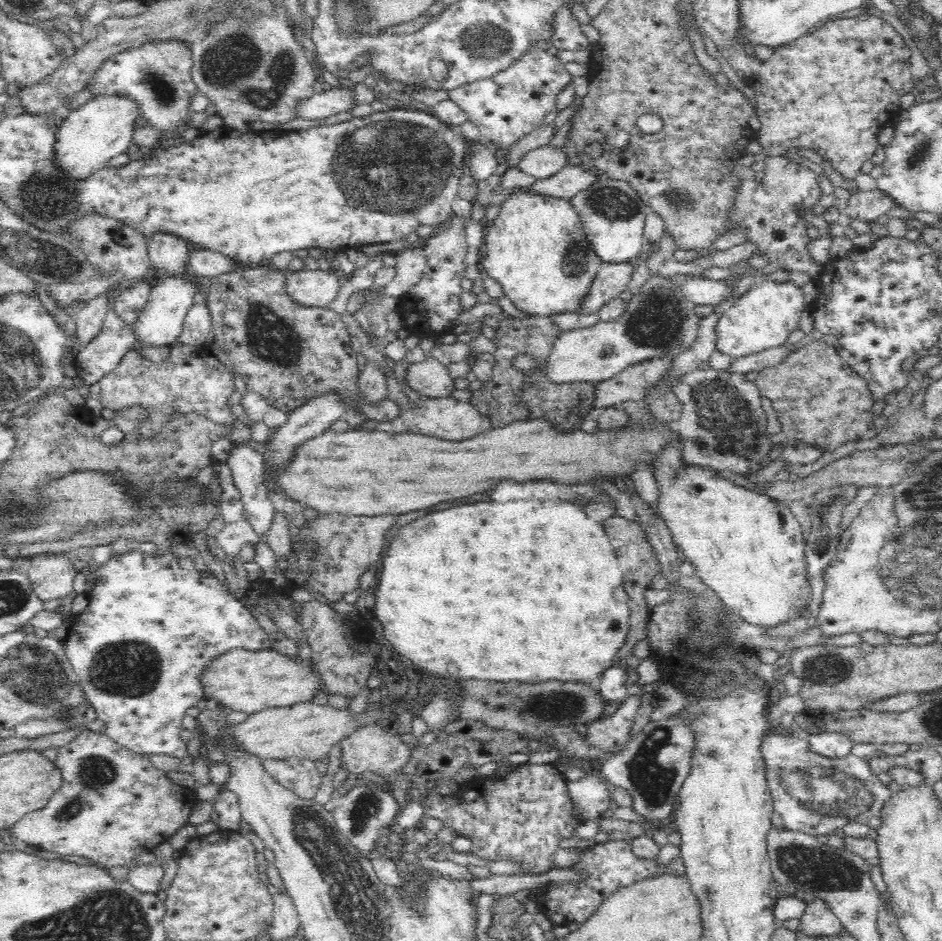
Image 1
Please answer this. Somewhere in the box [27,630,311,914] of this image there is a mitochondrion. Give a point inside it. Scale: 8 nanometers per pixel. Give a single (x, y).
(132, 669)

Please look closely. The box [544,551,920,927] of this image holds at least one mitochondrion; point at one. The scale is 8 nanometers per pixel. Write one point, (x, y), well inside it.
(823, 793)

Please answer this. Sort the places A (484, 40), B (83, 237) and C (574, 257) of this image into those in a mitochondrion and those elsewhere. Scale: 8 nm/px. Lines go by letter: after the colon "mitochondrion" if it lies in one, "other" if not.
A: mitochondrion
B: mitochondrion
C: mitochondrion

